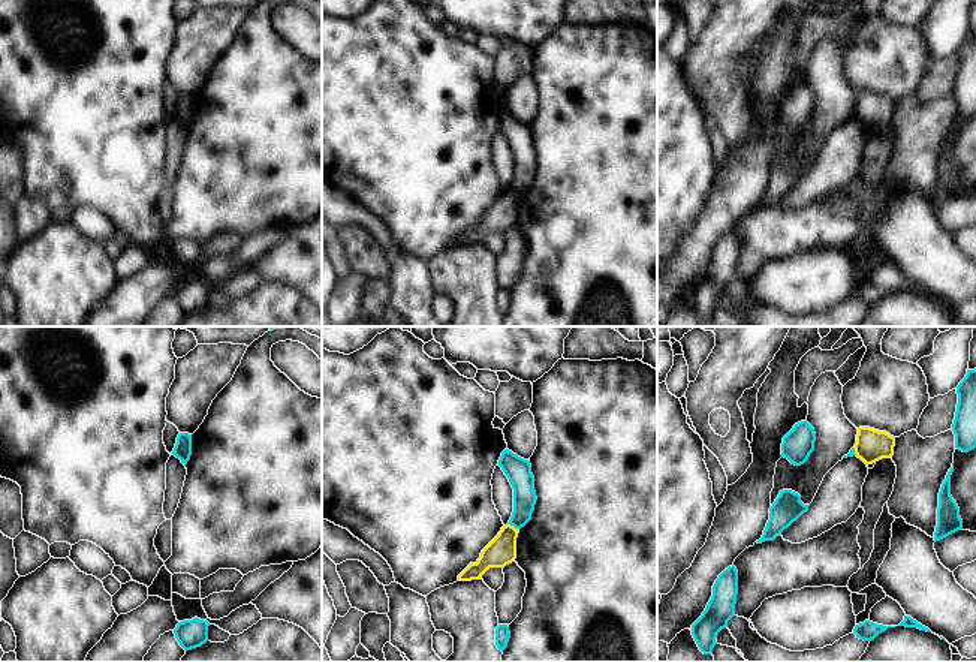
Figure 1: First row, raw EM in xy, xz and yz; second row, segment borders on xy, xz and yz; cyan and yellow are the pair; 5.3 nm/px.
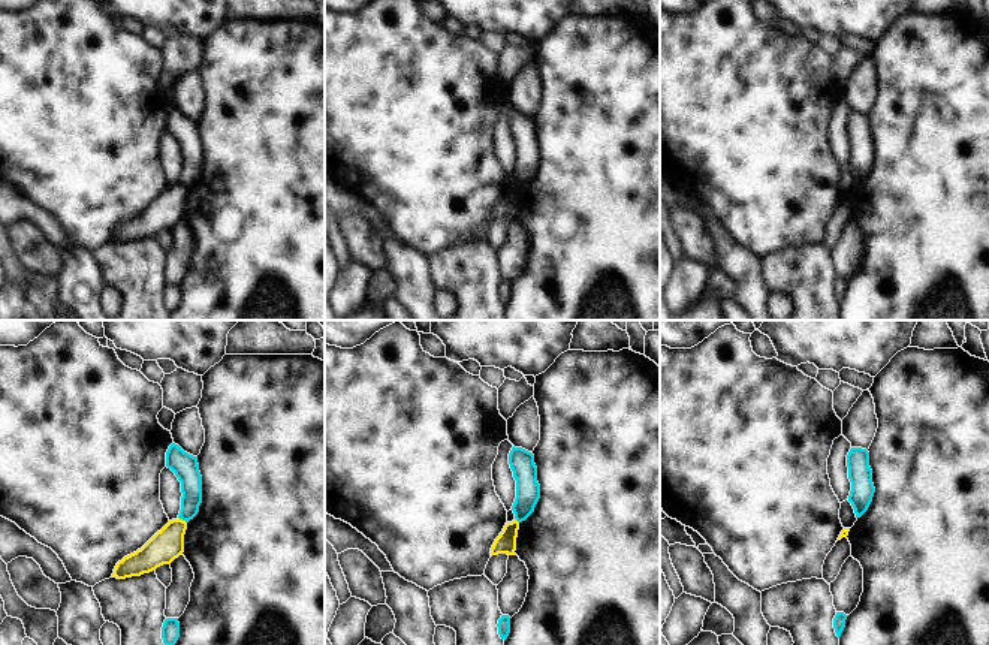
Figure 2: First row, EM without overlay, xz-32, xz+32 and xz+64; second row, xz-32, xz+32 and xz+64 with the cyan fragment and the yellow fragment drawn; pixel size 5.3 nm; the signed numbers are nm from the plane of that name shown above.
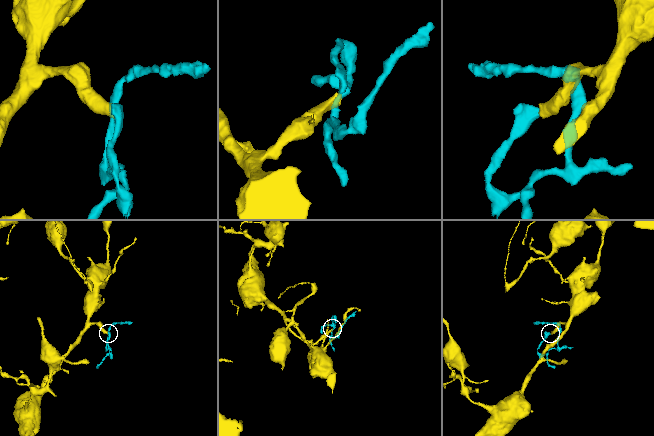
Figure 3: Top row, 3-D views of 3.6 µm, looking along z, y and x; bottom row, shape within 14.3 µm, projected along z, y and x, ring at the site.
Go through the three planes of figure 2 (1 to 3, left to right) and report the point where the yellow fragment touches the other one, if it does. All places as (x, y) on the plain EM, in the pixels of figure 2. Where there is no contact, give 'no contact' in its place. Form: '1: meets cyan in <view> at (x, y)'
1: meets cyan in xz-32 at (183, 184)
2: no contact
3: no contact

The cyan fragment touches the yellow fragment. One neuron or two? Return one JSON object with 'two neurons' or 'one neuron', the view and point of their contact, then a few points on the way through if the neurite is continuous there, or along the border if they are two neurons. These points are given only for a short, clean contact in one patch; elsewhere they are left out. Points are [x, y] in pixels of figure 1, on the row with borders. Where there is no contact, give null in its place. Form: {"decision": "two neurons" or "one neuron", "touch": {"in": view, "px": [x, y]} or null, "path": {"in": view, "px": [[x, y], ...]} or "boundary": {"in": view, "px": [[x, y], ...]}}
{"decision": "two neurons", "touch": {"in": "xz", "px": [514, 526]}, "boundary": {"in": "xz", "px": [[508, 523], [518, 529]]}}

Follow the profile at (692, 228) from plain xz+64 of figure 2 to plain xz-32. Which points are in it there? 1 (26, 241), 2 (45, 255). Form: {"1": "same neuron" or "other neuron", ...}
{"1": "same neuron", "2": "same neuron"}

